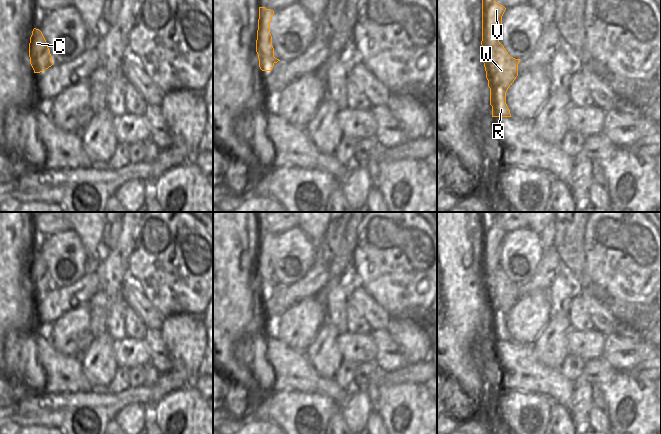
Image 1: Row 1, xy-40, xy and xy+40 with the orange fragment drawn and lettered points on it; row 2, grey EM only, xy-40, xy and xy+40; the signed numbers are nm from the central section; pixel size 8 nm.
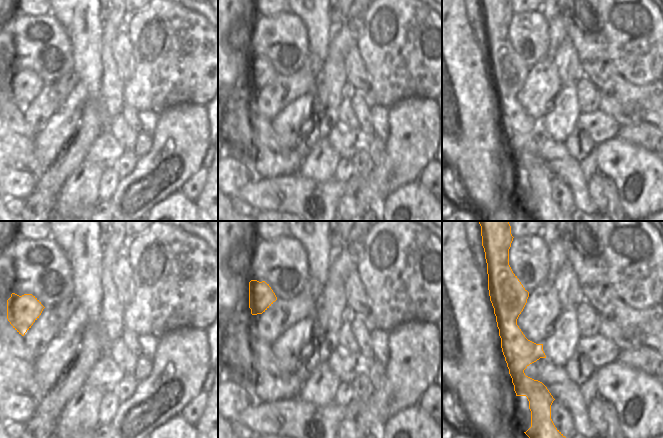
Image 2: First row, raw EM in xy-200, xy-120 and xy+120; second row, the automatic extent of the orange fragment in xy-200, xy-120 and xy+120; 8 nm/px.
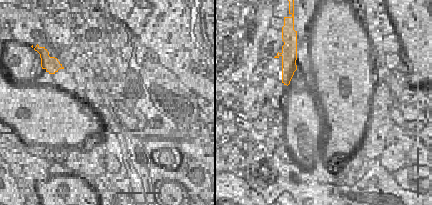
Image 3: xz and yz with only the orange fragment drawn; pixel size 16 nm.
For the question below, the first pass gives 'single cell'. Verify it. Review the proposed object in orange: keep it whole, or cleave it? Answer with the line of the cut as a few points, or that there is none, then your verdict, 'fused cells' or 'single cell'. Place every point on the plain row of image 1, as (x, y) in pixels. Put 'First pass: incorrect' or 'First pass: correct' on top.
First pass: incorrect
xy+40 (499, 266), (492, 272), (482, 273) | fused cells

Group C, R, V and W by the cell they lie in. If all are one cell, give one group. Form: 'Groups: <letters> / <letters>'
Groups: C / R V W.

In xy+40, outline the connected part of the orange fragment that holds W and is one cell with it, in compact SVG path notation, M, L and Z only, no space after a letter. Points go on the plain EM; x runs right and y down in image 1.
M499 267L493 273L482 273L483 287L490 312L492 341L511 341L506 316L518 300L520 283L511 281Z

